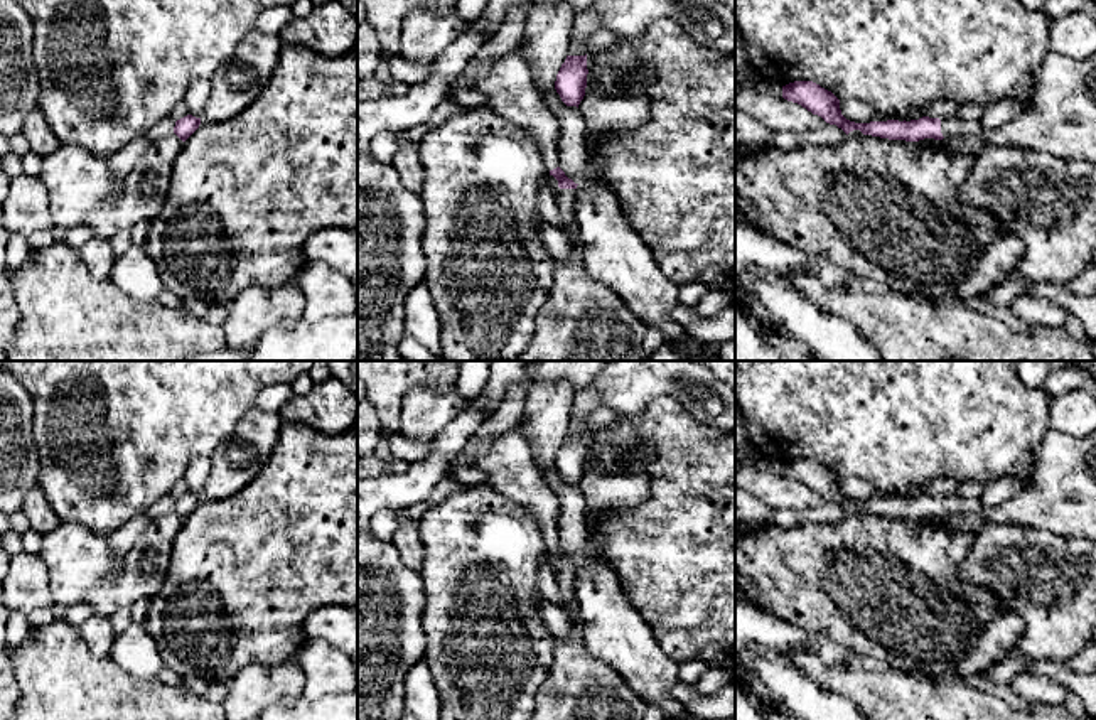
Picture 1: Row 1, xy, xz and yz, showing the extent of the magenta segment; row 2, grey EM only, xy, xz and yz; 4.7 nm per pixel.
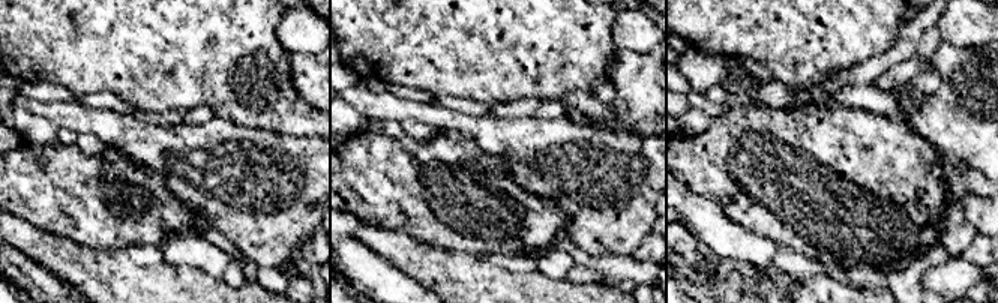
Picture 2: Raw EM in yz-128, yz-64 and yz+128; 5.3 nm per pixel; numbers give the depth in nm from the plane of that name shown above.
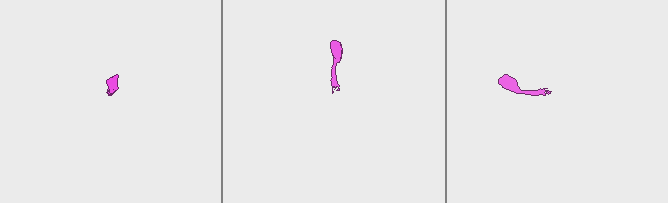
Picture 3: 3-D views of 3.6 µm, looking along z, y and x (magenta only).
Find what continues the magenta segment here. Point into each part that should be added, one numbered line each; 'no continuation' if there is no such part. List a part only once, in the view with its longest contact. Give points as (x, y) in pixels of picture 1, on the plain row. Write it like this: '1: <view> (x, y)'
1: yz (1061, 498)

